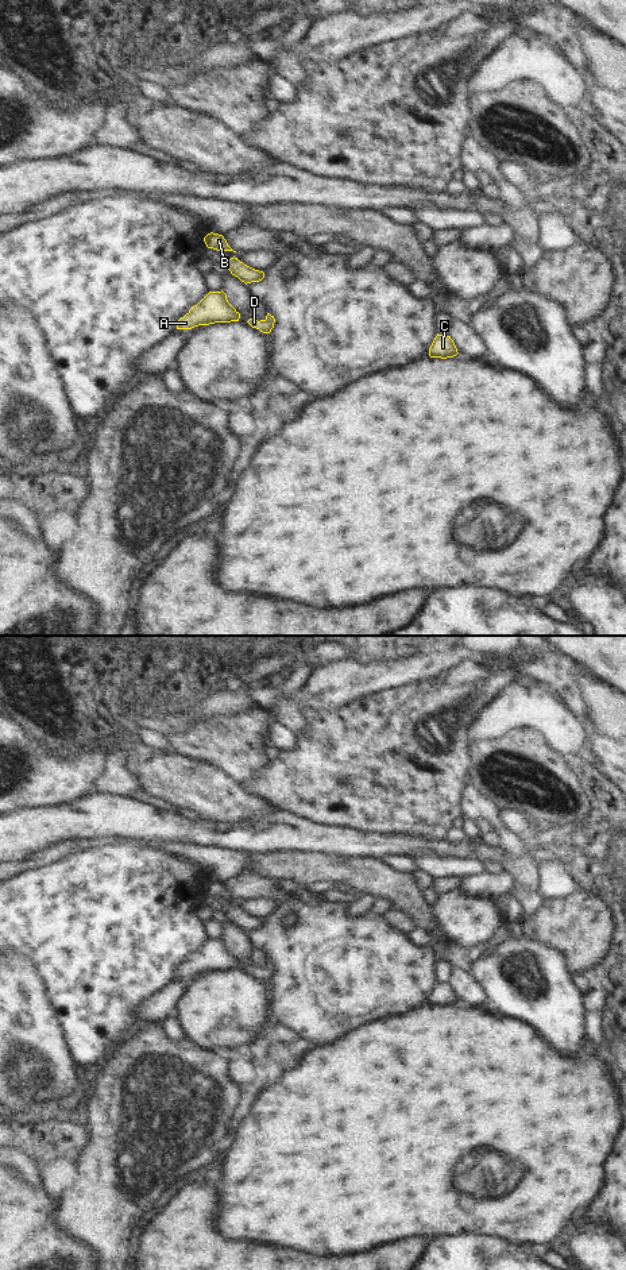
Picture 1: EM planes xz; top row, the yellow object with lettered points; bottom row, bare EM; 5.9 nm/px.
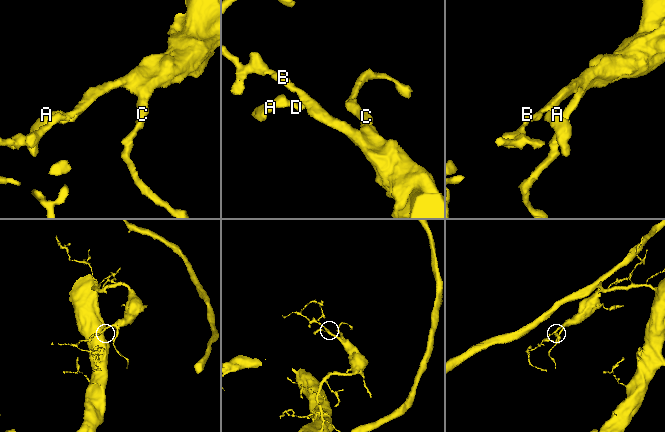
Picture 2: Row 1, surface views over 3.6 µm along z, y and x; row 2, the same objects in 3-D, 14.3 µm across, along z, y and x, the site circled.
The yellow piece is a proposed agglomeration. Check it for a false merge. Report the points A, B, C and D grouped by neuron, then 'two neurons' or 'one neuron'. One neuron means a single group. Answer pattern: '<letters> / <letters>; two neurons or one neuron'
A B C D; one neuron

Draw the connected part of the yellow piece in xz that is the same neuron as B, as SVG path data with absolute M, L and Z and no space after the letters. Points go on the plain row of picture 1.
M208 881L205 885L204 885L204 889L206 892L208 896L213 896L213 898L217 898L217 899L233 899L227 888L224 887L223 883L219 883L219 881Z

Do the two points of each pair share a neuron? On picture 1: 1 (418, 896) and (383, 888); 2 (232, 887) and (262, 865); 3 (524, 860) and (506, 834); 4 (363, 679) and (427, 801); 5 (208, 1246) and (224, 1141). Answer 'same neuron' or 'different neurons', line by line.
1: same neuron
2: same neuron
3: same neuron
4: different neurons
5: different neurons

